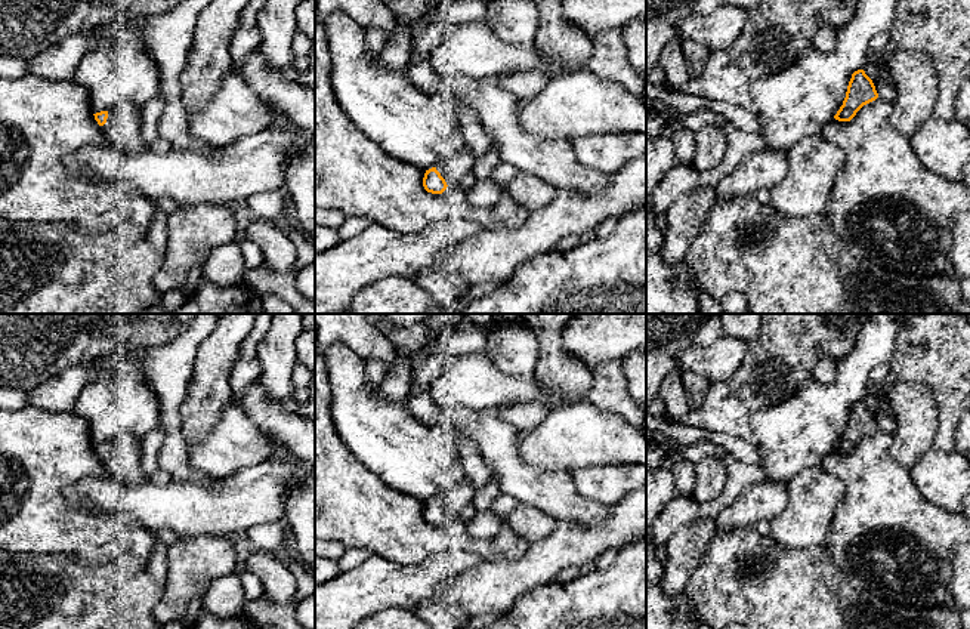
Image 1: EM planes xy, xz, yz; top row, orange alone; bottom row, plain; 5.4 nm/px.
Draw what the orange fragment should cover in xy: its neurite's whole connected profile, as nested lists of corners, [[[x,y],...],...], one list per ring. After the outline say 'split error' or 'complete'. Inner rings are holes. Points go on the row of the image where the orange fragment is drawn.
[[[124,102],[111,111],[101,111],[93,115],[118,149],[142,152],[149,148],[140,135],[140,117],[136,105]]]; split error

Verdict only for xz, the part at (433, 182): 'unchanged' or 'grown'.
grown

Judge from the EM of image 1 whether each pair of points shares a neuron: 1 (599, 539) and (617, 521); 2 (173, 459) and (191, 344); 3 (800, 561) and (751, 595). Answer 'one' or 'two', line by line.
1: one
2: one
3: one

